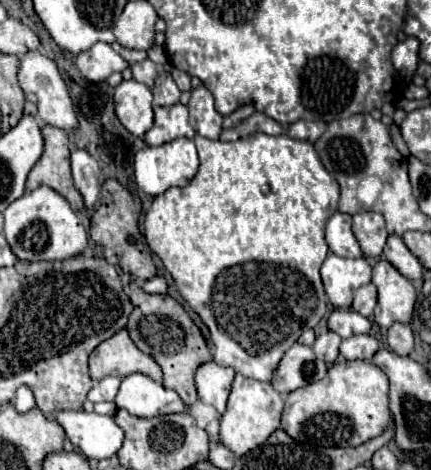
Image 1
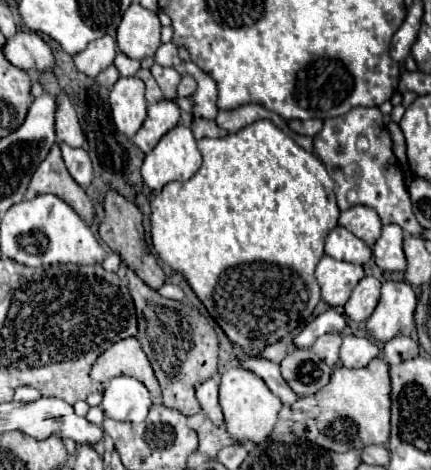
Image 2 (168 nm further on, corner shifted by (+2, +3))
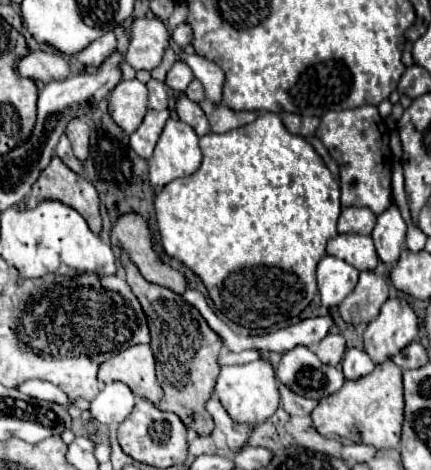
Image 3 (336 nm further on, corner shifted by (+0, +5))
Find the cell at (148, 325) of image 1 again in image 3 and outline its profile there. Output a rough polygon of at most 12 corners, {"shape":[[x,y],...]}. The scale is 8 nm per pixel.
{"shape":[[127,282],[149,322],[159,408],[211,434],[221,338],[179,294]]}

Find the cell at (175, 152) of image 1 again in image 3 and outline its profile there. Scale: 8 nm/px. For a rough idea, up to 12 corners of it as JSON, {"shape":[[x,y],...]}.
{"shape":[[169,118],[149,160],[163,188],[201,166],[199,136]]}

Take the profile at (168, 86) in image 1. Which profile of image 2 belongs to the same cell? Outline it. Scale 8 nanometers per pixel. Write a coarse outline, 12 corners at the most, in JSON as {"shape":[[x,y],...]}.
{"shape":[[151,66],[151,74],[165,98],[177,96],[181,74],[173,68]]}

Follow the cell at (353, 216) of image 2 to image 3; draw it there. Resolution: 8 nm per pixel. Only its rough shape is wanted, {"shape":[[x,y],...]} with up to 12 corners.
{"shape":[[343,208],[341,234],[371,234],[377,216],[369,208]]}

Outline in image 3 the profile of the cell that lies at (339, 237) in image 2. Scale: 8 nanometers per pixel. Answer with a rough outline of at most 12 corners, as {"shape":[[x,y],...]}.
{"shape":[[339,234],[327,254],[357,270],[379,262],[371,236]]}

